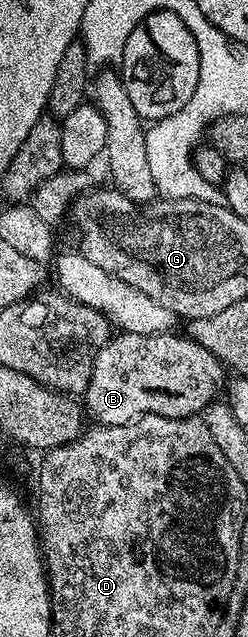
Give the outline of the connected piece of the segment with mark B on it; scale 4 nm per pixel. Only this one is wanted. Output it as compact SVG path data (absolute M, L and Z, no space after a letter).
M117 331L112 339L98 350L94 358L94 366L90 374L90 382L82 393L82 404L87 415L92 416L97 425L129 424L140 416L165 416L166 418L182 418L203 413L209 404L221 395L226 384L226 369L219 358L210 354L206 346L198 346L198 342L188 339L187 335L176 336L172 332L163 332L157 336L150 334L130 334Z

